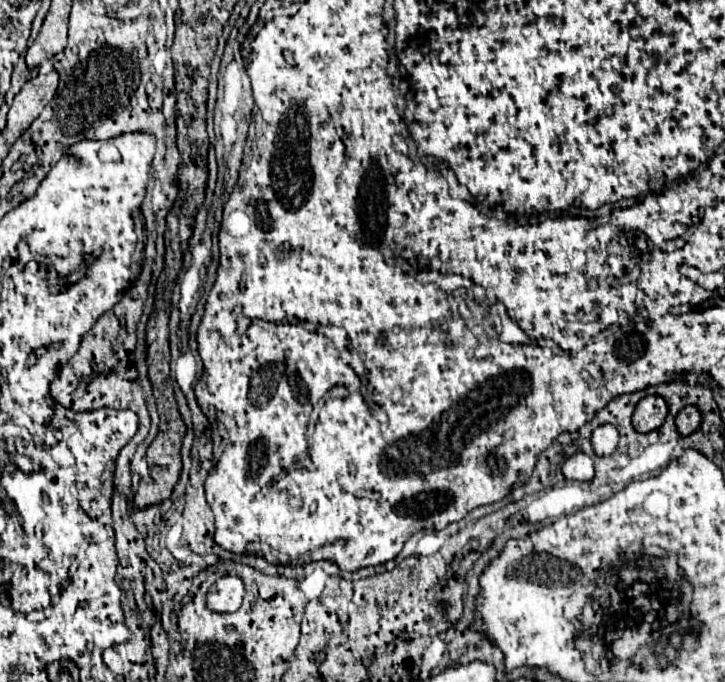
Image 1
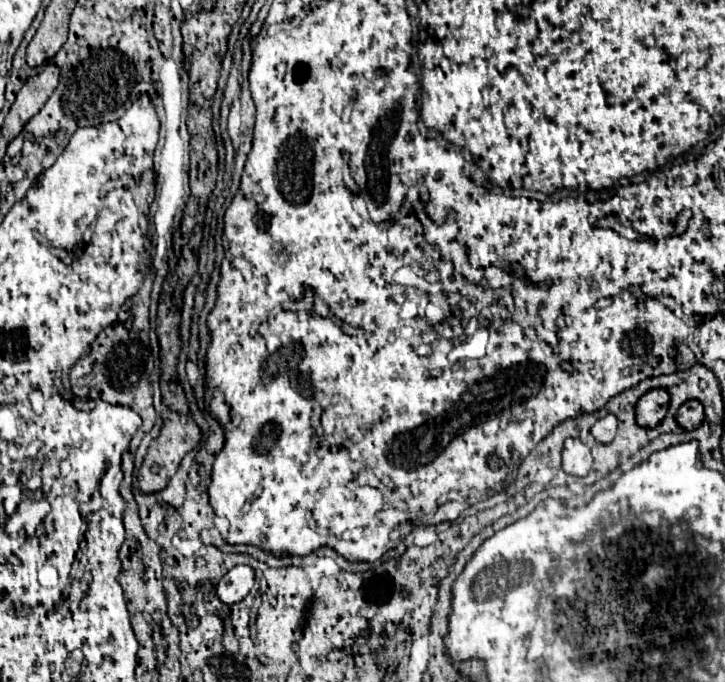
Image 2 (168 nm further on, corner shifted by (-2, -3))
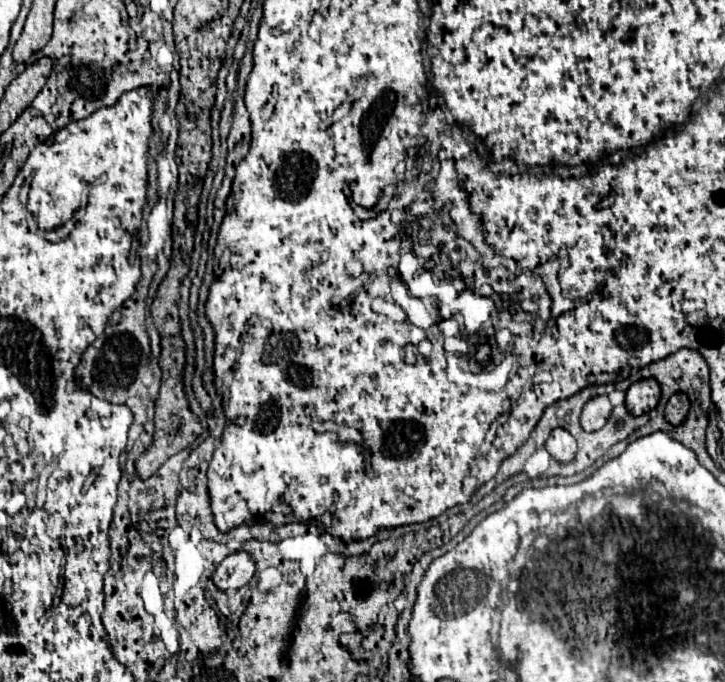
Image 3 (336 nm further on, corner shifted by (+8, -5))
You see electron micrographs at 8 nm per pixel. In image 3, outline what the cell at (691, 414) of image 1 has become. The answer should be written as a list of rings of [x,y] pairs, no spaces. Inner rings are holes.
[[[678,392],[678,394],[674,394],[674,396],[668,400],[664,414],[666,414],[666,420],[668,420],[670,424],[678,426],[678,424],[682,424],[682,420],[686,418],[688,410],[690,410],[690,400],[688,400],[688,396],[686,396],[684,392]]]

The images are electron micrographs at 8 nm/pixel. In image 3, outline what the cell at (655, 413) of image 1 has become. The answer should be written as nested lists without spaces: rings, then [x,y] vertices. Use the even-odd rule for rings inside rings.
[[[654,378],[638,380],[626,392],[626,408],[634,416],[654,410],[658,400],[660,400],[660,384]]]

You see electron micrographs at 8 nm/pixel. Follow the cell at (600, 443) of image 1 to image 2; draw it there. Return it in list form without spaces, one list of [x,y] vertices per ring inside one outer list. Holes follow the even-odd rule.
[[[606,414],[592,426],[592,436],[598,444],[610,444],[616,438],[616,428],[618,428],[616,416]]]

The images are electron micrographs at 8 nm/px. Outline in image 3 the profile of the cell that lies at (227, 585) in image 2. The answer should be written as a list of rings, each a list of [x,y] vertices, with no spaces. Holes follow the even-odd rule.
[[[238,550],[228,554],[214,572],[214,584],[222,590],[234,590],[250,582],[254,576],[254,558],[246,550]]]

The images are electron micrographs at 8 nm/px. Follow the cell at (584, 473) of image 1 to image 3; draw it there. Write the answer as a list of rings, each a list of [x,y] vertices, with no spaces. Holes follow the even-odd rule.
[[[554,428],[550,432],[550,438],[546,440],[546,450],[550,456],[554,456],[558,462],[572,462],[576,454],[576,440],[574,436],[564,428]]]

